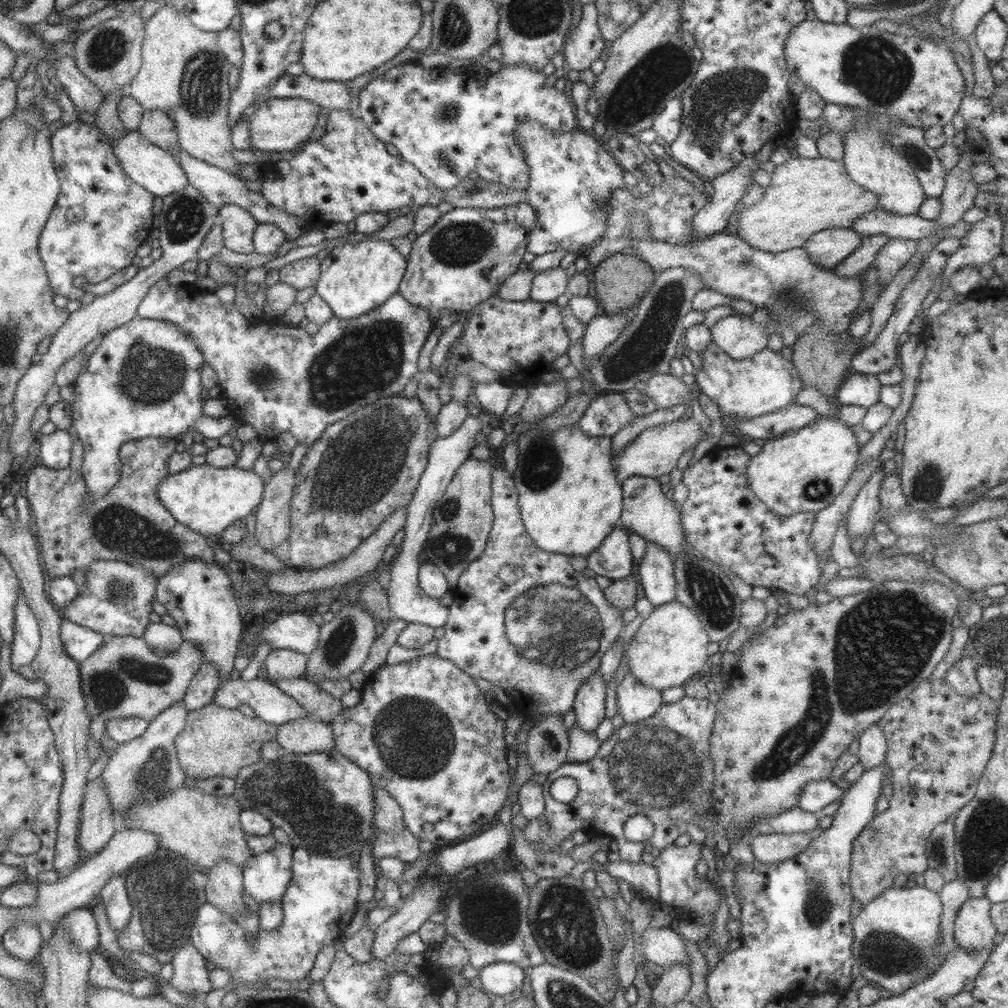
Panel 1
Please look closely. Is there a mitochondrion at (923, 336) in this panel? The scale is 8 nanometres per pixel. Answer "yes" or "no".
no

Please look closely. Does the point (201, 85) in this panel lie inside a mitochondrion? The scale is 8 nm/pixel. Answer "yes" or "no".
yes

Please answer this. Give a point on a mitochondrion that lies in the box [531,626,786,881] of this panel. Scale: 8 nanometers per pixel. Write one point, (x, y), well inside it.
(658, 767)

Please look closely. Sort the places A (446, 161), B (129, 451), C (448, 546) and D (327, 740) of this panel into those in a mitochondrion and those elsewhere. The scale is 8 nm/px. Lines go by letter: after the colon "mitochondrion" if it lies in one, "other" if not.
A: mitochondrion
B: other
C: mitochondrion
D: other

